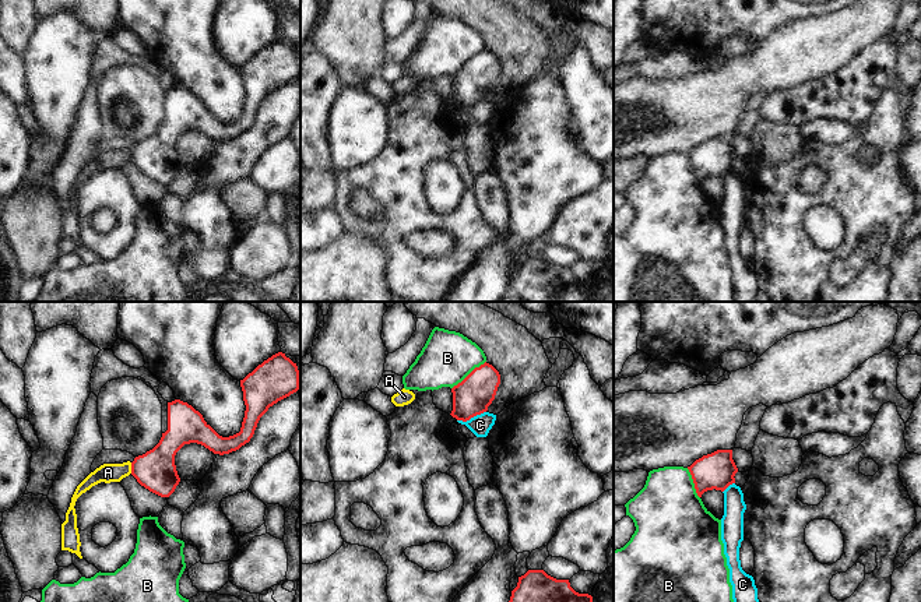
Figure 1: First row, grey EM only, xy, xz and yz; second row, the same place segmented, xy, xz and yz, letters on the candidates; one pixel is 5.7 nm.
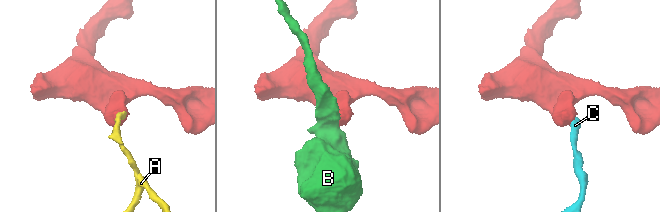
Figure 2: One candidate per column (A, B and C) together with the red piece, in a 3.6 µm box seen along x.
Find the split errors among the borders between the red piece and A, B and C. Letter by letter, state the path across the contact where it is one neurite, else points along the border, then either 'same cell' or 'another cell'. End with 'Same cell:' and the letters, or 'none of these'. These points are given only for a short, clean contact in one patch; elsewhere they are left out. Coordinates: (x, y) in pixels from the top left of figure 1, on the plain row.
A: another cell
B: border along xz (485, 48), (452, 76); another cell
C: border along xz (485, 98), (466, 108), (457, 108); another cell
Same cell: none of these

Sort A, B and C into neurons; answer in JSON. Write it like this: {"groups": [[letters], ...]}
{"groups": [["A"], ["B"], ["C"]]}

